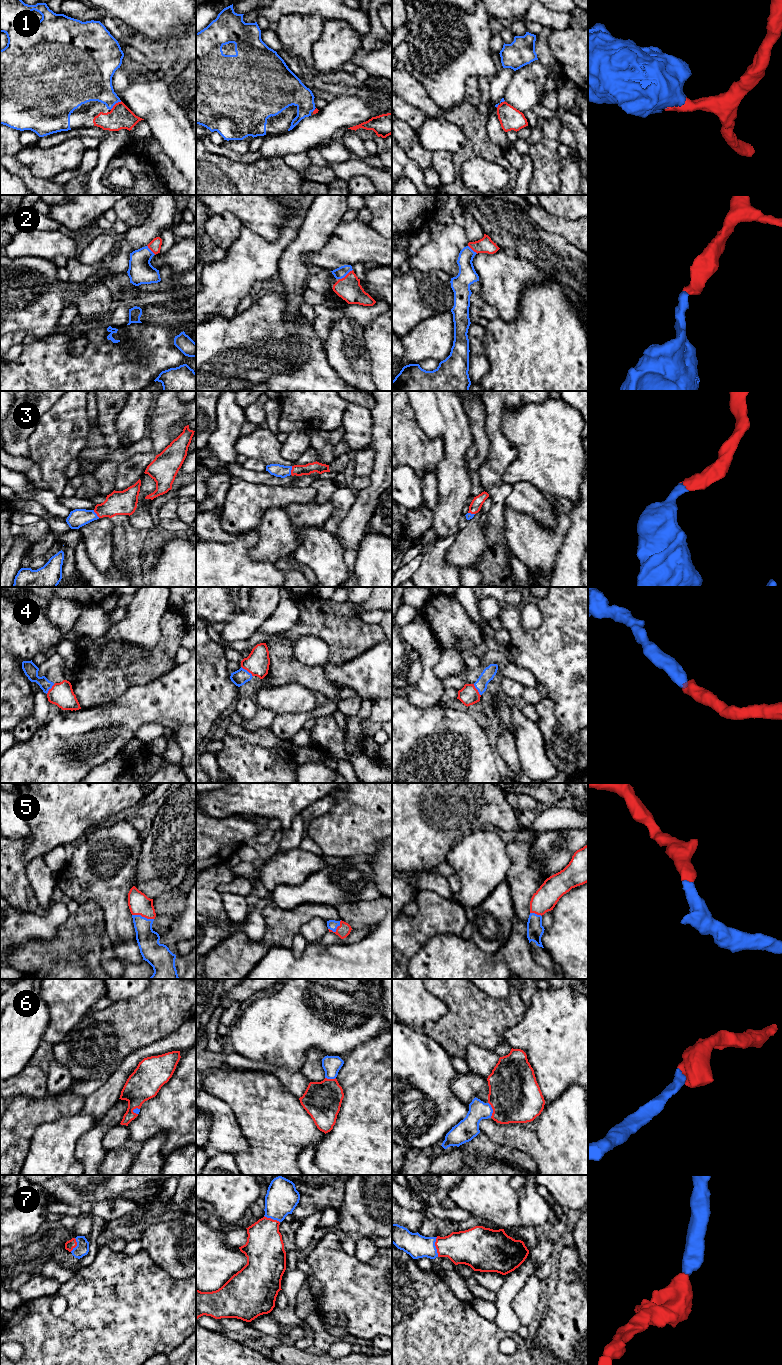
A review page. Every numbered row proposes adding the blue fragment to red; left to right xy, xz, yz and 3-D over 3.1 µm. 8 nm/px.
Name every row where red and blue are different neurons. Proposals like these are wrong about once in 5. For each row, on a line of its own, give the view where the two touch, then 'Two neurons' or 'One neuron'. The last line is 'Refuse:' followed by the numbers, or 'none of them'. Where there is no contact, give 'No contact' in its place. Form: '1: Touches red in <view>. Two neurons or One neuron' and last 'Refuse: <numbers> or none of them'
1: Touches red in xy. One neuron
2: Touches red in xz. One neuron
3: Touches red in xz. One neuron
4: Touches red in xz. One neuron
5: Touches red in xy. One neuron
6: Touches red in yz. One neuron
7: Touches red in yz. One neuron
Refuse: none of them

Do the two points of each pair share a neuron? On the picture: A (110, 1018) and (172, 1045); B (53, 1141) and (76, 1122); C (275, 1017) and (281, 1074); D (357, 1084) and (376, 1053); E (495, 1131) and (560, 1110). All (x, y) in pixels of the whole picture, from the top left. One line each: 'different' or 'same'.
A: different
B: same
C: different
D: same
E: same

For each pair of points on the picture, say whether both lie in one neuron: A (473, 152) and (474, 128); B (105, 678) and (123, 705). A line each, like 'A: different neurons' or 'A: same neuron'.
A: same neuron
B: different neurons

